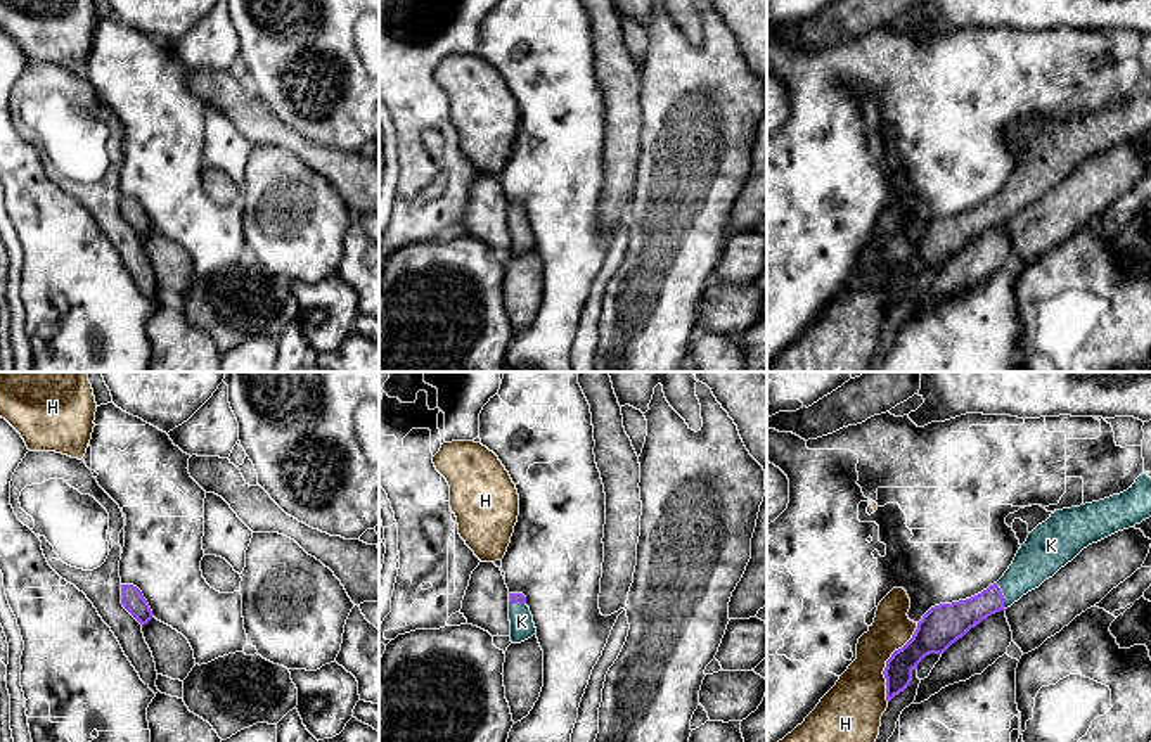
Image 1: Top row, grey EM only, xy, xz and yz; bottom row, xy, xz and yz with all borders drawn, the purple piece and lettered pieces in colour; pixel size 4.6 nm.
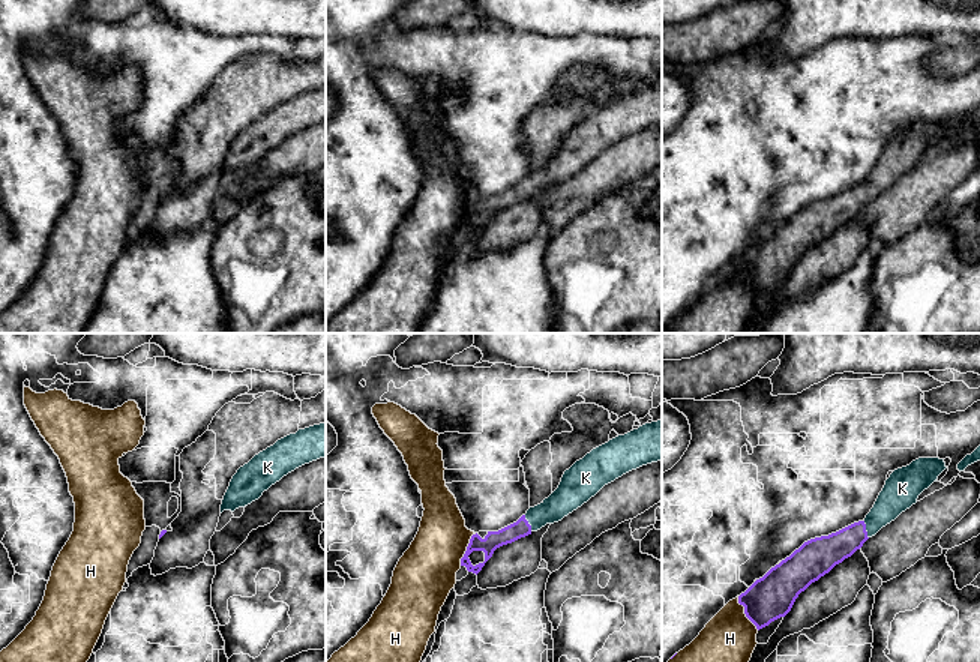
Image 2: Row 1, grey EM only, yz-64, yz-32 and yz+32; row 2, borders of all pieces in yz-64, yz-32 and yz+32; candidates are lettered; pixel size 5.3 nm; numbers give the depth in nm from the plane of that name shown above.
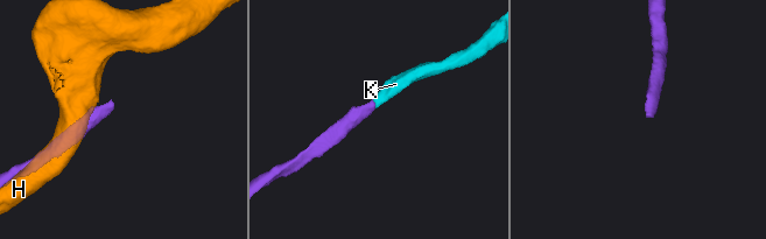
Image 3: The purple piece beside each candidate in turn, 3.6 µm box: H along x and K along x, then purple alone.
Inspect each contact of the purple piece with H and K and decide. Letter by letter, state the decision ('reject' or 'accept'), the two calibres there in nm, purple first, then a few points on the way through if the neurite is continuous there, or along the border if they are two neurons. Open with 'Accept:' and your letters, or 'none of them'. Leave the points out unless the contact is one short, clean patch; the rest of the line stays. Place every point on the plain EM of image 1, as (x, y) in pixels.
Accept: K
H: reject | 180/260 nm
K: accept | 160/200 nm | across yz (954, 232), (1003, 210), (1039, 170)

